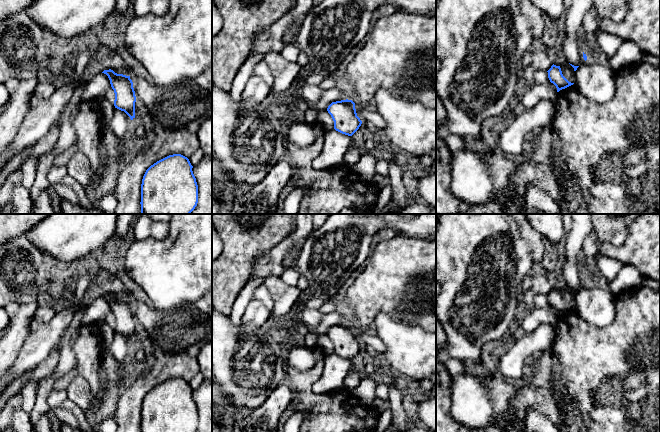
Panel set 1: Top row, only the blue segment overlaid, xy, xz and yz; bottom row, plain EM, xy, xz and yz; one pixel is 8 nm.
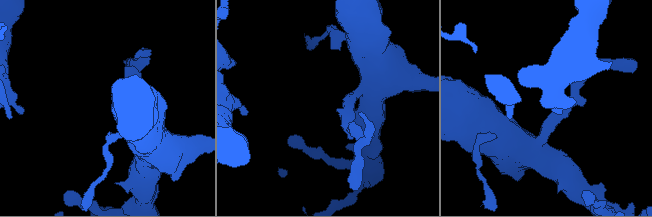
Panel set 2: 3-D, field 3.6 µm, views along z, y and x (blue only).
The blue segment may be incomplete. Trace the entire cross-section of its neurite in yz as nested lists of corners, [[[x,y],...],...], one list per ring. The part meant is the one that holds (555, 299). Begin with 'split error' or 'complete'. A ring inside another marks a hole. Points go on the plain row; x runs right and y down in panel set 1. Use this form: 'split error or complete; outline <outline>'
complete; outline [[[553,288],[547,296],[548,296],[548,302],[550,306],[556,310],[557,316],[574,308],[569,306],[563,300],[560,290],[556,290]]]

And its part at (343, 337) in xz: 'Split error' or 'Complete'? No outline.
Complete

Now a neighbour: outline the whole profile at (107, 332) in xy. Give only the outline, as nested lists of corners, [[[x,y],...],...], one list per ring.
[[[105,320],[97,323],[101,337],[101,347],[103,351],[108,351],[115,334],[114,327],[109,325]]]

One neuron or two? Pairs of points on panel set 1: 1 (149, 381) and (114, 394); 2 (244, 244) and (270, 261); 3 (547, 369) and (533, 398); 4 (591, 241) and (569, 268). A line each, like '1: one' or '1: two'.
1: two
2: two
3: one
4: two

